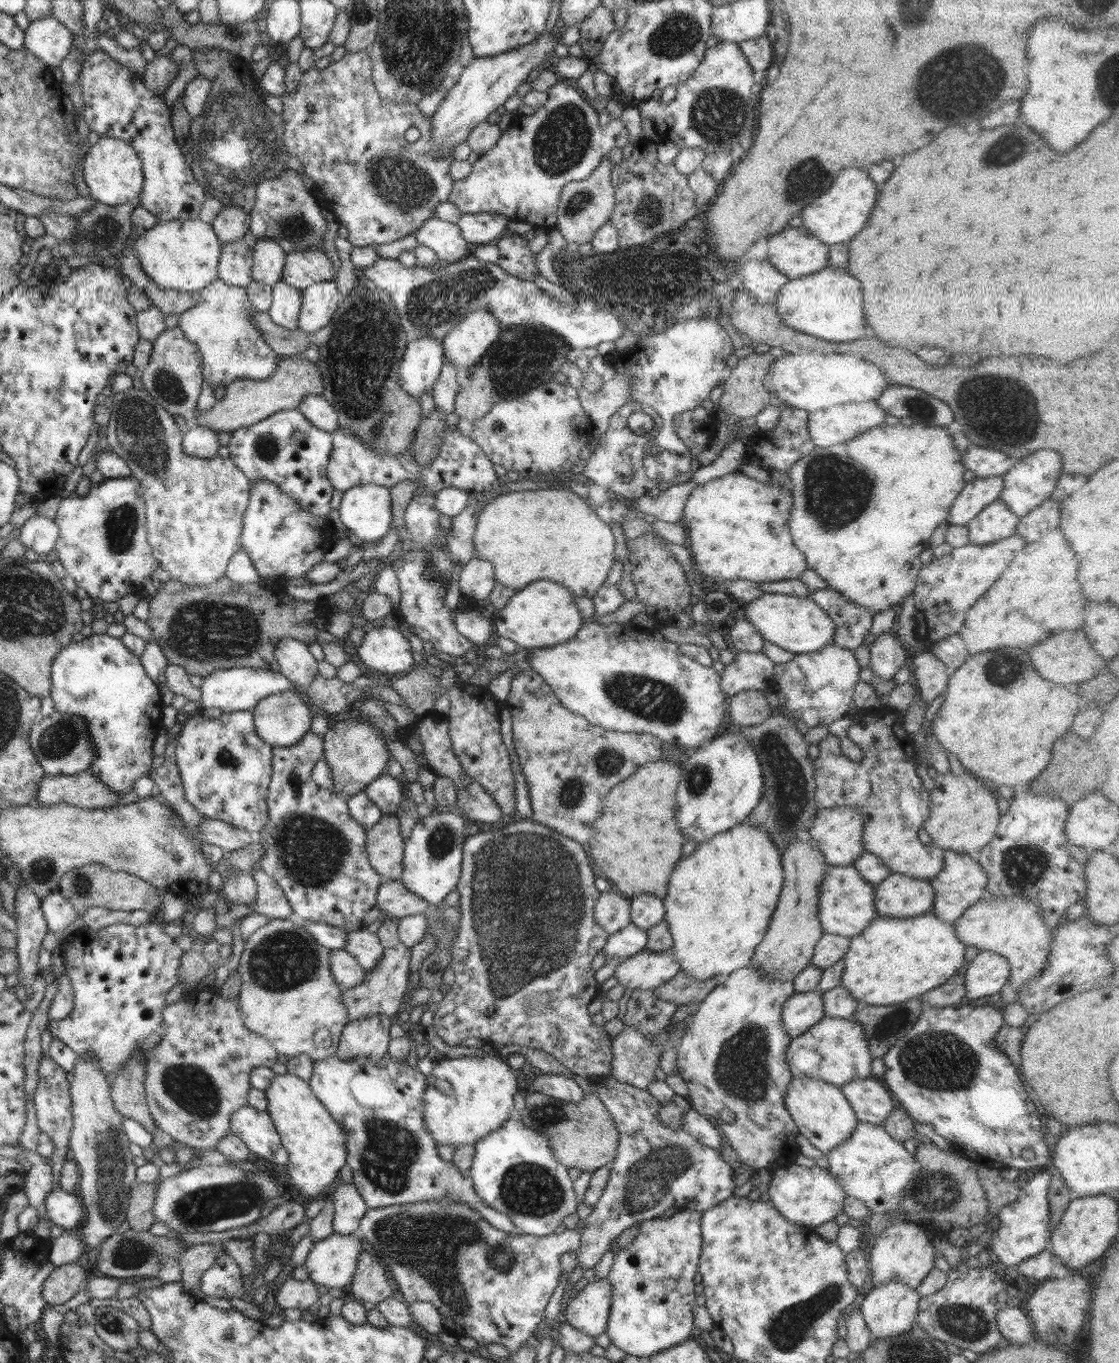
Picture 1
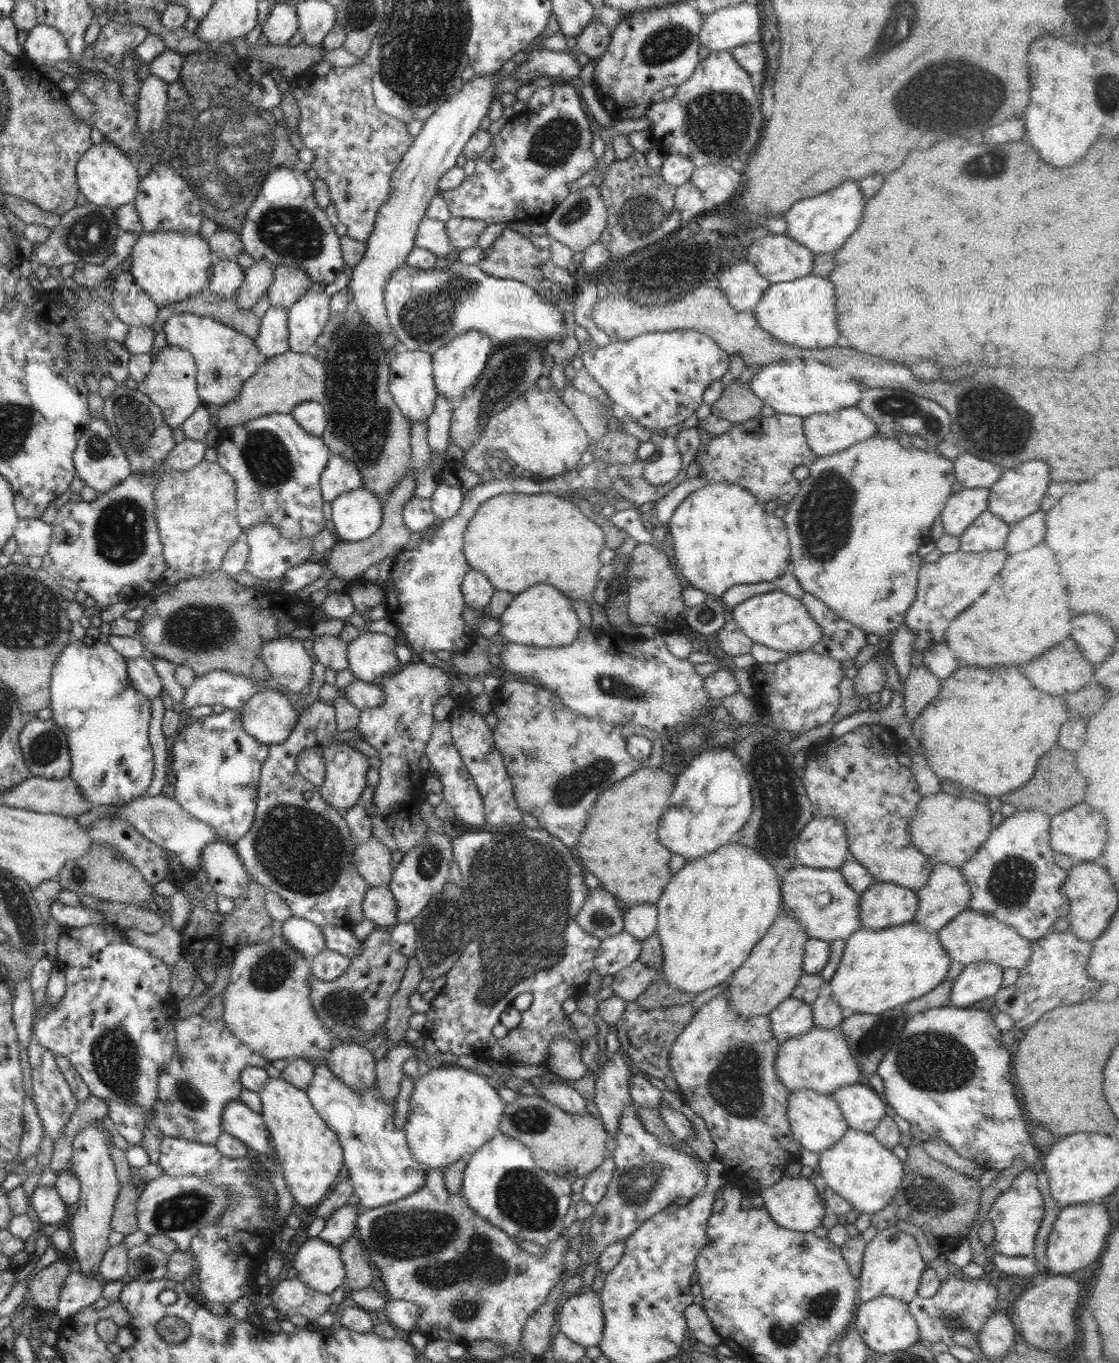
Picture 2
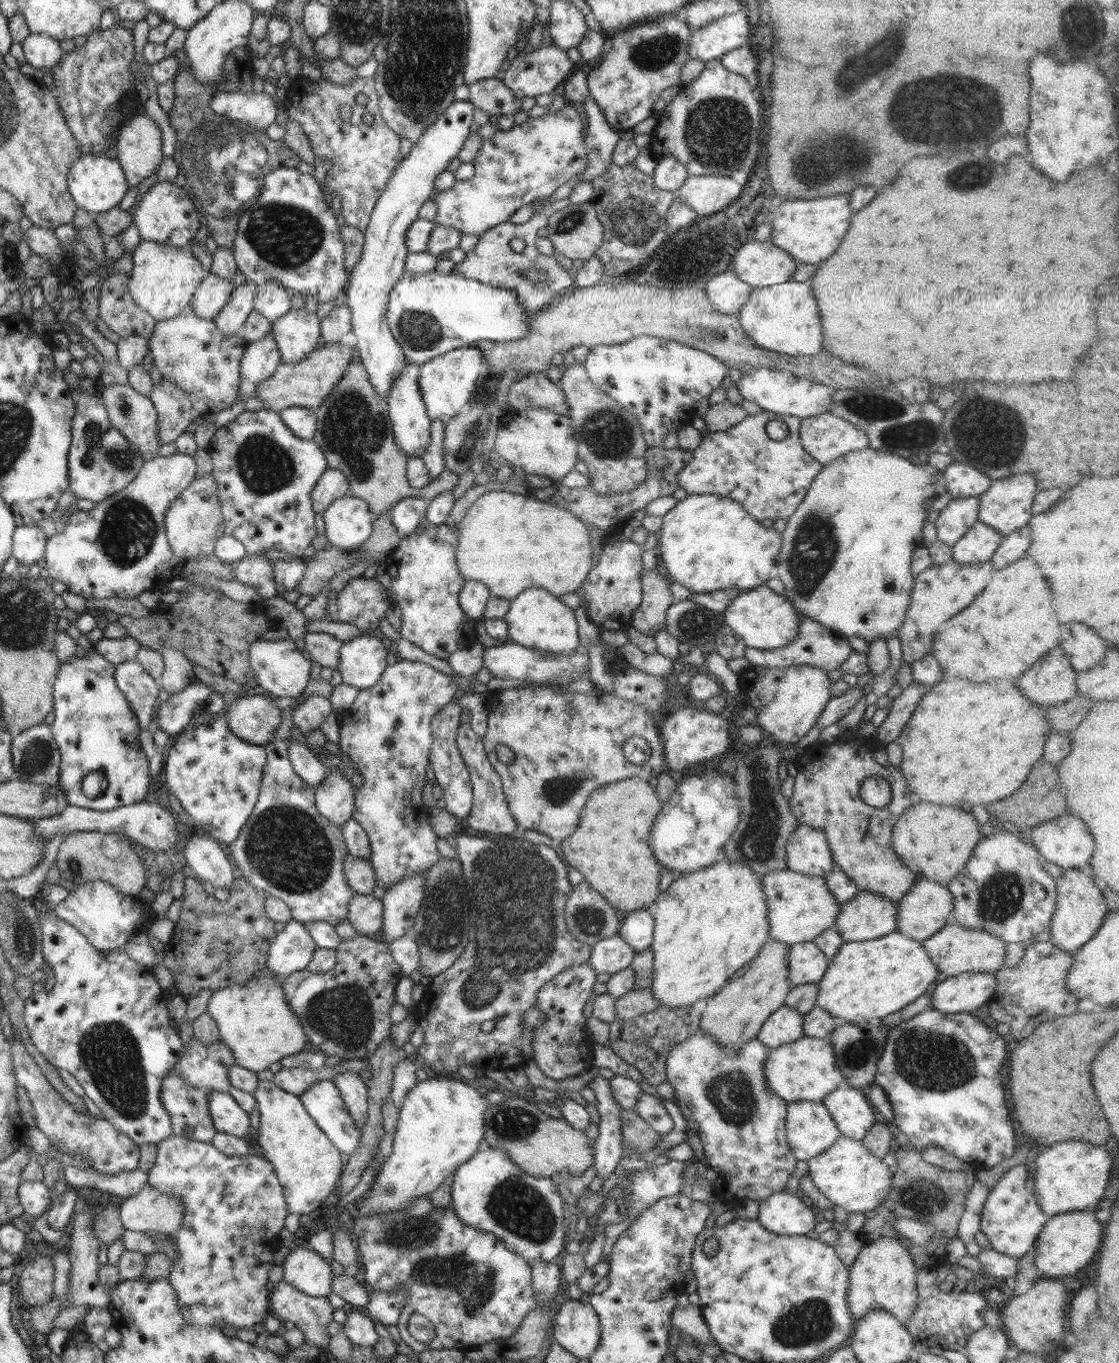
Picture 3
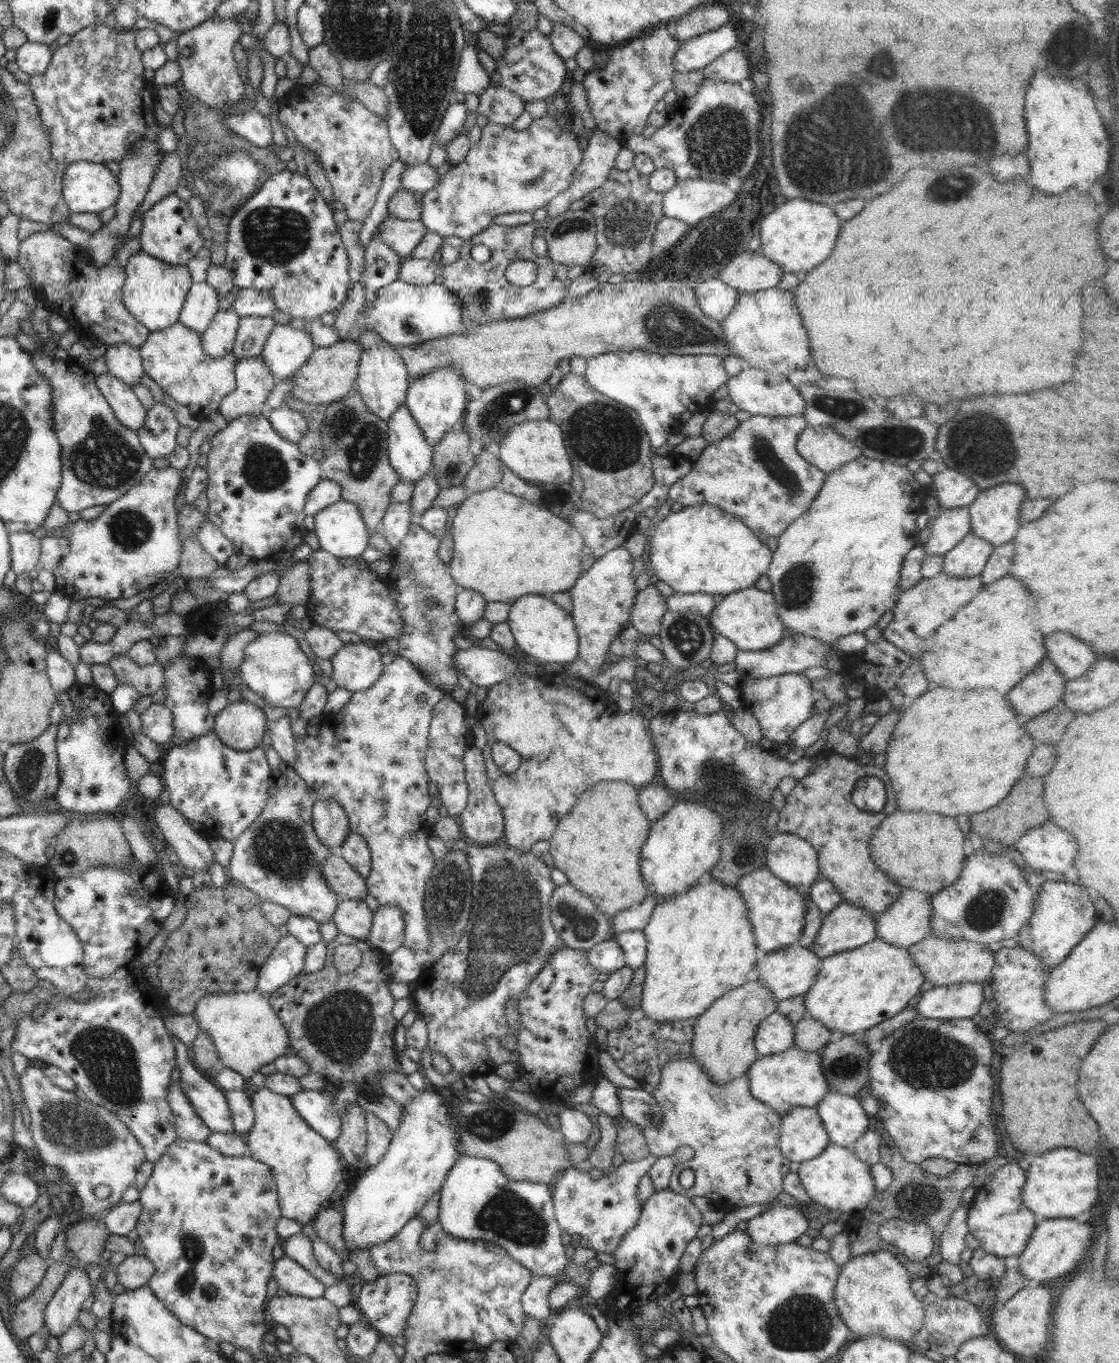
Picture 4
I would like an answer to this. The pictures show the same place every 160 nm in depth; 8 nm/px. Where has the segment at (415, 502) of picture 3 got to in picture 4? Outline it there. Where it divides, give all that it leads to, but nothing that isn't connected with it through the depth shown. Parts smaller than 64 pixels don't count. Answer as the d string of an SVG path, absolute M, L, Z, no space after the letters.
M392 502L382 517L381 531L392 547L398 546L414 522L409 502Z

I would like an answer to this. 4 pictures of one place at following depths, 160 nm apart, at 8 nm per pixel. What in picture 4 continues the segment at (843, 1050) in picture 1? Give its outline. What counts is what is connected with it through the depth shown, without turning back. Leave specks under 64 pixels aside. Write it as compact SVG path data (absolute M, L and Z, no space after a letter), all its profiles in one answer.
M794 1045L784 1053L759 1056L747 1070L750 1092L756 1100L772 1108L781 1117L795 1106L815 1108L829 1092L820 1064L822 1064L821 1050L808 1052Z

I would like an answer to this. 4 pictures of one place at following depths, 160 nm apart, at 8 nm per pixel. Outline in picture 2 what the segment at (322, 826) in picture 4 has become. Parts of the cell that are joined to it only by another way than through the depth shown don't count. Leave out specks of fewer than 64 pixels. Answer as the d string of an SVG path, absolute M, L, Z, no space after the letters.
M348 742L327 744L323 757L325 783L319 787L319 794L328 805L334 806L341 814L346 813L360 803L360 797L368 786L368 759Z

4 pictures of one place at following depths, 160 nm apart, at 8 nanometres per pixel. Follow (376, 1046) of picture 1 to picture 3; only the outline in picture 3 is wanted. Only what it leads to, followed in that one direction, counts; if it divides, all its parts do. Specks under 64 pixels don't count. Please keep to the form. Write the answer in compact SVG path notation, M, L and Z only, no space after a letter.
M336 1066L336 1075L332 1081L340 1091L342 1100L353 1118L355 1126L362 1128L367 1121L367 1084L362 1081L360 1073L354 1071L339 1071Z

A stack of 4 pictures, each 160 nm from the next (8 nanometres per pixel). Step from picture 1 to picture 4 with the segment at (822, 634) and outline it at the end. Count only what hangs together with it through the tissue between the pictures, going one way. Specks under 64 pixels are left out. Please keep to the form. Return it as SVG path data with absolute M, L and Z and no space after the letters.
M746 587L727 594L716 602L709 614L713 630L731 640L740 650L762 650L777 645L783 638L787 627L778 618L775 600L771 591L756 587Z

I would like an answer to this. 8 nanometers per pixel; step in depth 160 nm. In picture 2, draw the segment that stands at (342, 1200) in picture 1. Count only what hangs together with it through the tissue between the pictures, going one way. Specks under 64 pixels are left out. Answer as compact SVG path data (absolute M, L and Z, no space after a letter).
M342 1205L330 1214L318 1237L328 1242L330 1246L339 1247L344 1241L352 1237L361 1210L360 1205Z

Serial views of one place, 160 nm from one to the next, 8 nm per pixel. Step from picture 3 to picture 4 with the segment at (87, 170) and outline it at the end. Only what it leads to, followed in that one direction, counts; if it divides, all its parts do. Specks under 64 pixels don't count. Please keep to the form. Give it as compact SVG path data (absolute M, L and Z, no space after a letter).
M72 162L62 179L63 199L71 212L98 213L116 204L120 194L117 177L106 164Z

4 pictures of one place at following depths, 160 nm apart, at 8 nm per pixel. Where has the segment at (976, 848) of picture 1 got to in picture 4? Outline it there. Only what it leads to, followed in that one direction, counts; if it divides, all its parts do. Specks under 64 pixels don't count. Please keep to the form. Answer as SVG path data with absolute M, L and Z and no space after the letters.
M896 811L890 814L872 835L870 857L892 882L904 889L937 893L960 876L968 853L973 849L964 841L964 833L954 817L923 811Z

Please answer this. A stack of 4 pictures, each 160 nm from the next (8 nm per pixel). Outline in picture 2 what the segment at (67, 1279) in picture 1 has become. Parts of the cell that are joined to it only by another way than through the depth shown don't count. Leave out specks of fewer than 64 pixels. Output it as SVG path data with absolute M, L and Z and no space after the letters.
M56 1261L36 1274L29 1286L31 1303L47 1312L56 1310L66 1276L72 1274L64 1262Z

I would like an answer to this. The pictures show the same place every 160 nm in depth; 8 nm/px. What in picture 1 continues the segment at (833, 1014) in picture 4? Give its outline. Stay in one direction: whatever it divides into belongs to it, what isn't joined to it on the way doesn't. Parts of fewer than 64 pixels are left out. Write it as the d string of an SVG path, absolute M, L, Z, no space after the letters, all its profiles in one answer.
M927 912L926 914L918 917L909 917L906 919L891 917L876 918L862 933L850 938L849 949L842 958L844 963L844 970L841 976L841 985L852 995L852 998L855 998L862 1005L890 1006L891 1004L898 1004L899 1002L917 998L921 994L927 993L929 990L940 986L952 975L960 973L960 969L966 967L964 954L966 954L967 946L958 940L955 932L954 924L940 921L940 919L938 919L936 915L932 914L932 912Z

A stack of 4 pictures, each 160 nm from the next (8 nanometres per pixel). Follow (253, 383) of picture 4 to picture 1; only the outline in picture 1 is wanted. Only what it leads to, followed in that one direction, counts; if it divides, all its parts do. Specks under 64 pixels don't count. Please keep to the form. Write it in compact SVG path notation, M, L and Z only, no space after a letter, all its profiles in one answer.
M283 280L272 286L272 303L268 315L278 327L294 330L298 327L298 318L302 310L302 290L298 290Z

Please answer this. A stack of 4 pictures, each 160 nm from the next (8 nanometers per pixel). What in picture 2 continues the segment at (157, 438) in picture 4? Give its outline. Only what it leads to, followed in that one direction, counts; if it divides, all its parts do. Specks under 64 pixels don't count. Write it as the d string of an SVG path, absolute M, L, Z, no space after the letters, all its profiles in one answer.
M164 346L161 352L152 356L152 367L148 377L142 382L142 392L161 410L165 423L172 427L181 427L201 405L196 383L196 365L194 357L180 347Z

